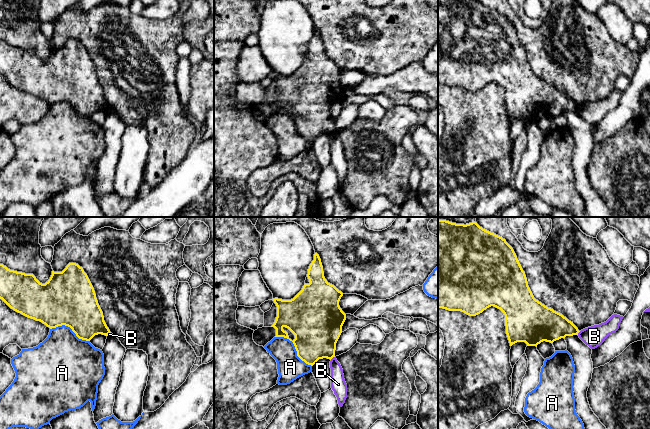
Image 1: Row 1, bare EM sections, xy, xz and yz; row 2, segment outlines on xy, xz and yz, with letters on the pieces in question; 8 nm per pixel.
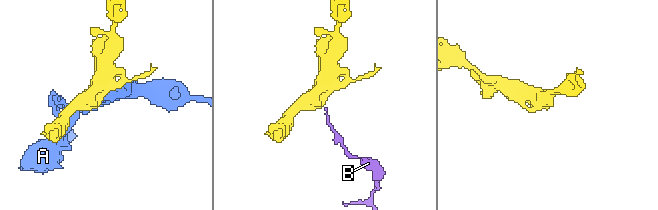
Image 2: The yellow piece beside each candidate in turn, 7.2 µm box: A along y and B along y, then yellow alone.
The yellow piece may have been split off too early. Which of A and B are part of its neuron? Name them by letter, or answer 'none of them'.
none of them

